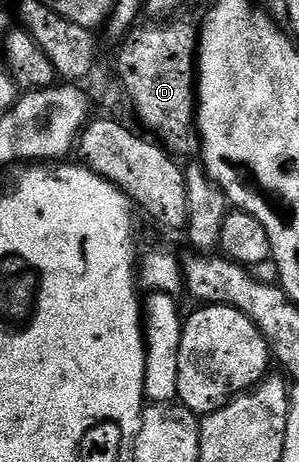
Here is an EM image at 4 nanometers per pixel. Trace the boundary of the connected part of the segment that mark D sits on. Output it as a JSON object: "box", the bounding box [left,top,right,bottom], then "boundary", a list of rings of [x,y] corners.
{"box":[117,16,200,159],"boundary":[[[183,16],[140,24],[132,29],[122,38],[117,68],[117,80],[126,100],[131,100],[135,108],[136,119],[176,159],[184,159],[200,148],[197,128],[199,25]]]}

